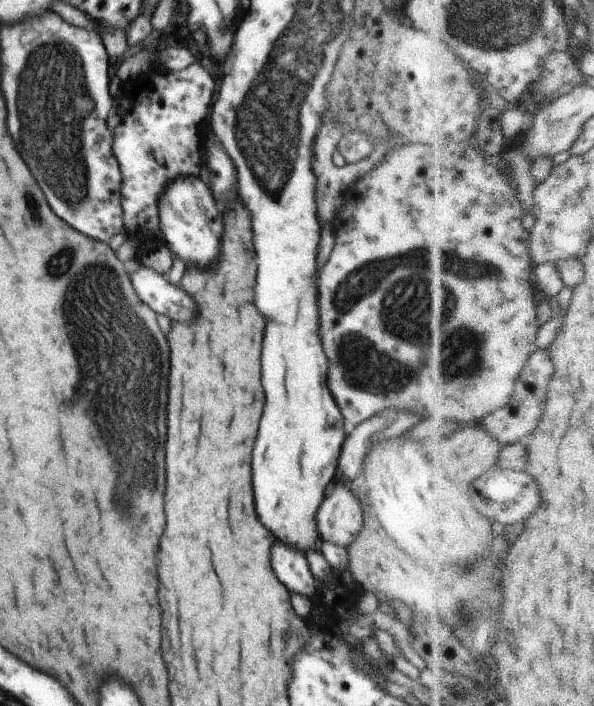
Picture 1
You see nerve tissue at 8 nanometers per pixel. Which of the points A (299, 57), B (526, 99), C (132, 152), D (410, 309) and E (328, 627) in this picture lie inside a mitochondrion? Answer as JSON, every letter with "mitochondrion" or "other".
{"A":"mitochondrion","B":"other","C":"other","D":"mitochondrion","E":"other"}

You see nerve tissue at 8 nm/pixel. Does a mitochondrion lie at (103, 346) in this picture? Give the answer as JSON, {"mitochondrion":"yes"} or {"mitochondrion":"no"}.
{"mitochondrion":"yes"}

